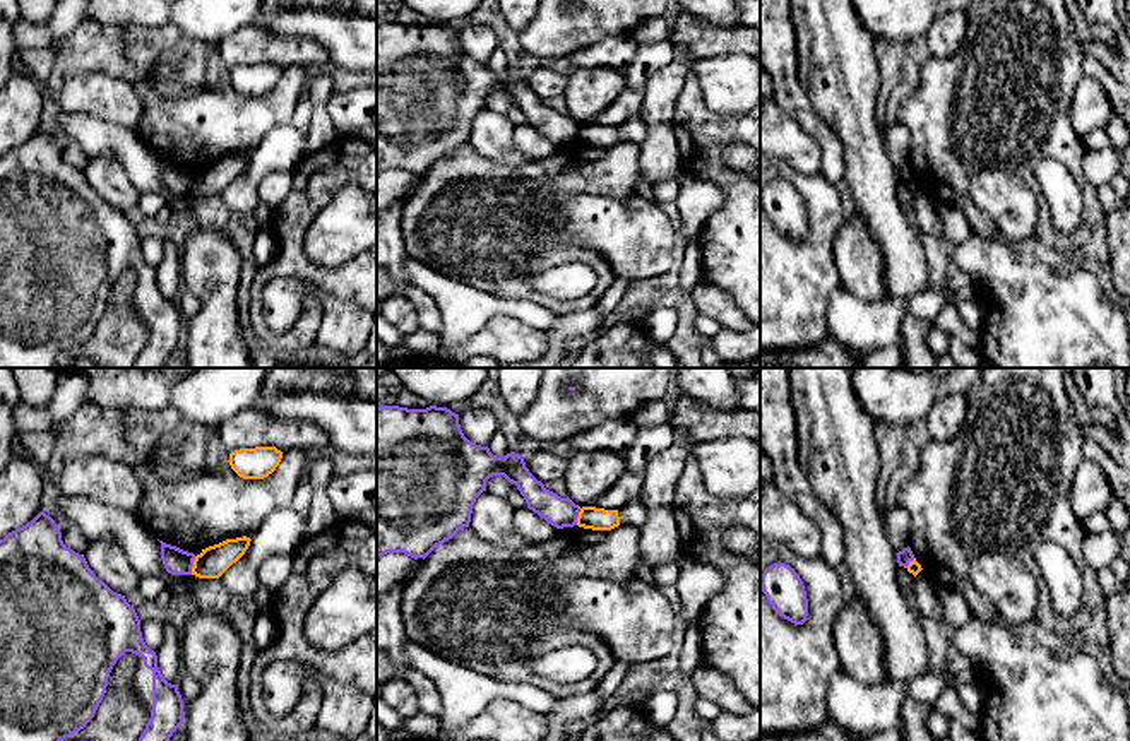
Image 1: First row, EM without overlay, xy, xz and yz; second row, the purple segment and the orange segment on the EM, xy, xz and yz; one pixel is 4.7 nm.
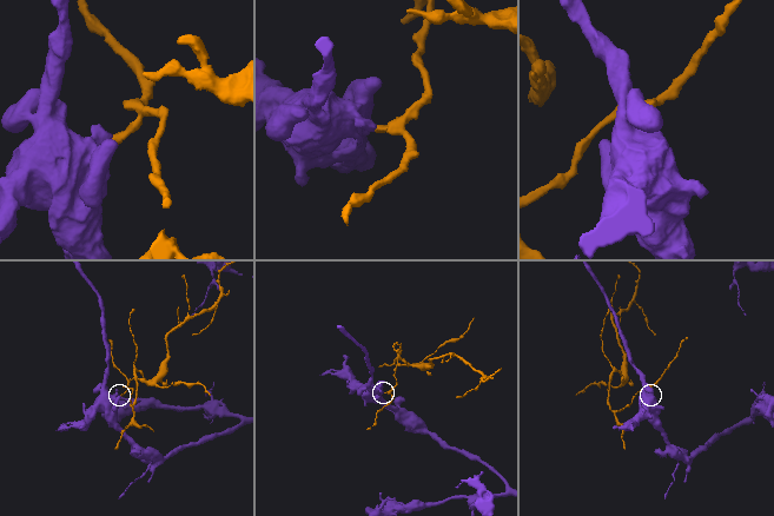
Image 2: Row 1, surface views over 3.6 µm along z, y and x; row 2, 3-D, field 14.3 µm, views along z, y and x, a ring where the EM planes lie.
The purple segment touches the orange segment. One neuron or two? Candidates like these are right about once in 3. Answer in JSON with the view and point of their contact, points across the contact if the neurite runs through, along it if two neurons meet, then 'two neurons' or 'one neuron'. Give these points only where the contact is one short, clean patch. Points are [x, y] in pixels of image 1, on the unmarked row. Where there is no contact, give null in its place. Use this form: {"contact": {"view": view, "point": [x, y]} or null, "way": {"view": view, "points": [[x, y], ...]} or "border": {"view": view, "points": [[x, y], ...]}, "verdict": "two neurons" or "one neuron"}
{"contact": {"view": "xy", "point": [192, 182]}, "border": {"view": "xy", "points": [[196, 173], [190, 190]]}, "verdict": "two neurons"}

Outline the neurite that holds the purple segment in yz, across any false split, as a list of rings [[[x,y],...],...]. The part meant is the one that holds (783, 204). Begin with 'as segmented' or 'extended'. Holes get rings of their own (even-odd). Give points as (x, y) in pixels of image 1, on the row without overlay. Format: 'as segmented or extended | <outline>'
as segmented | [[[774,180],[760,192],[760,204],[772,226],[784,236],[803,241],[808,216],[800,192],[786,180]]]

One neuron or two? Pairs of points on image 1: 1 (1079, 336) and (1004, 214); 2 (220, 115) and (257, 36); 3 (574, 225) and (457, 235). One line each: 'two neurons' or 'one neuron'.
1: two neurons
2: two neurons
3: two neurons

